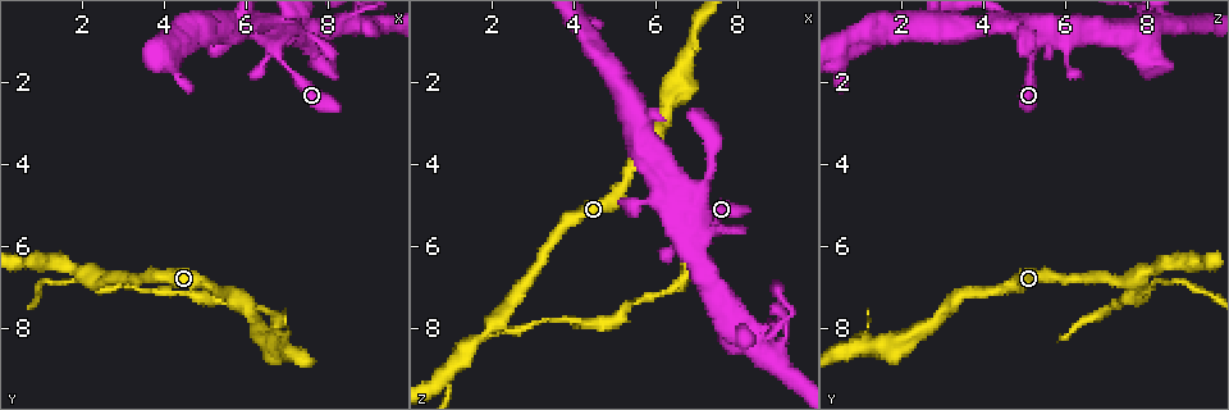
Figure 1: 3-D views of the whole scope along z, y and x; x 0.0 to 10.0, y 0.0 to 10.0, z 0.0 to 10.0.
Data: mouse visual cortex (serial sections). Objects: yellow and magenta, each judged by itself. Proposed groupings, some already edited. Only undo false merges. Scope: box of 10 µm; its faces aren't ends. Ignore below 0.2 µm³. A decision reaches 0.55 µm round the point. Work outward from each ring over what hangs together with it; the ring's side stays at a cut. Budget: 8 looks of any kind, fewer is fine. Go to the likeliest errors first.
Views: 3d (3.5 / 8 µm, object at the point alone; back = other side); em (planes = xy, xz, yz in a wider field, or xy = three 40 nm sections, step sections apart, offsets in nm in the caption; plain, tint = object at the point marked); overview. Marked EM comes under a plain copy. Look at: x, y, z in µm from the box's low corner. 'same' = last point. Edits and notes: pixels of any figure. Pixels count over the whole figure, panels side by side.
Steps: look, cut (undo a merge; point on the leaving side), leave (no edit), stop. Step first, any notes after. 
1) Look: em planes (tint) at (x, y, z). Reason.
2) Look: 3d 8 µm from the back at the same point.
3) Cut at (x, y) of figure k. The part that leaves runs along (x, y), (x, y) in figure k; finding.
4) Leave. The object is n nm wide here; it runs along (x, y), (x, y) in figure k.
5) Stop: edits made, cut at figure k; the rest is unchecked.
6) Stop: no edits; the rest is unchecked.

Look: 3d 3.5 µm from the back at (2.20, 6.80, 7.85). Calibre changes.

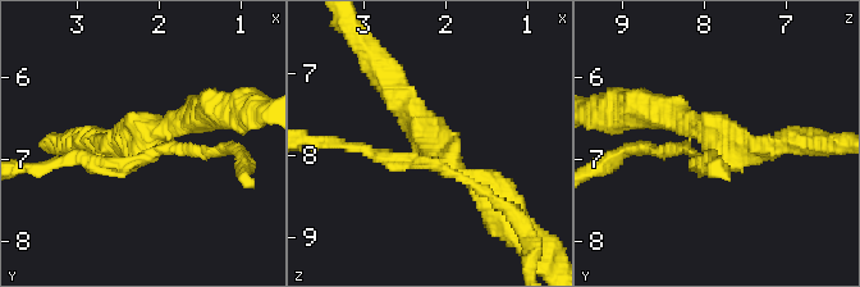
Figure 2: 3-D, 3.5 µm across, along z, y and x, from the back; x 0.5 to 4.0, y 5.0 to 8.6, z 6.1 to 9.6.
Look: em planes (tint) at (2.20, 6.85, 7.85). 4 arms meet here; the arms are 150, 200, 200, 300 nm wide; need the tissue.

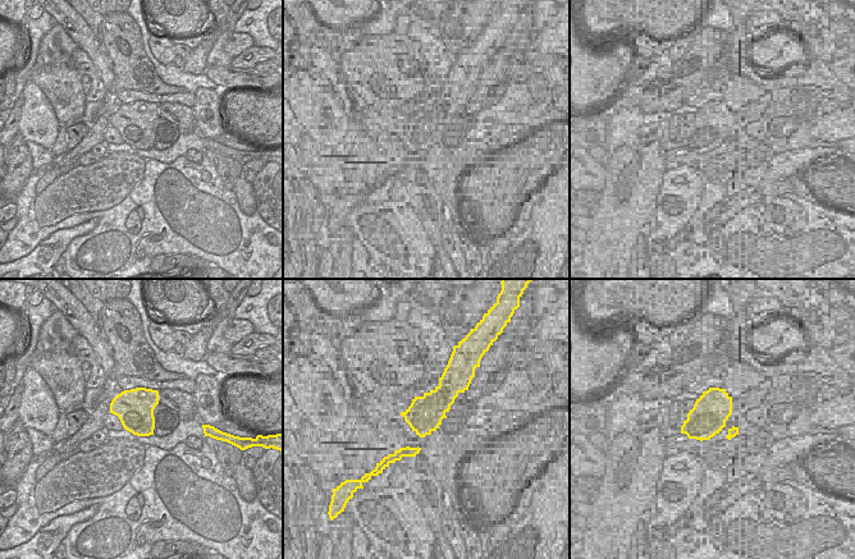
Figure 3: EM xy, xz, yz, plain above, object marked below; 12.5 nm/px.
Look: em xy step 2 (tint) at the same point.

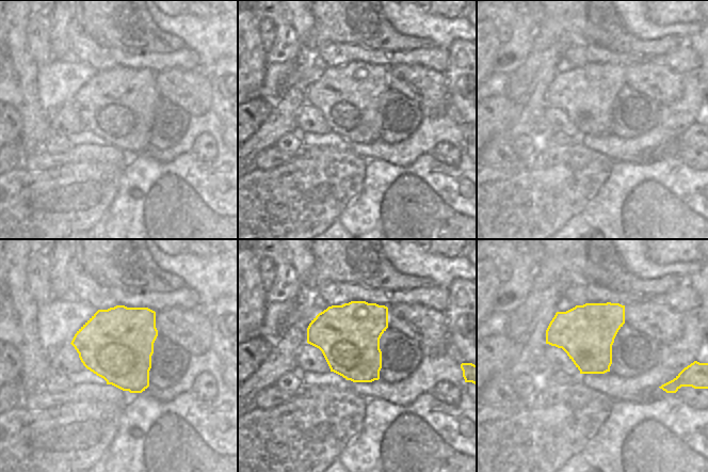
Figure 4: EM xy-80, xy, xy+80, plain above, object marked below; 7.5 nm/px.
Cut at (390, 163) of figure 2. The part that leaves runs along (426, 160), (388, 160), (321, 141) in figure 2; a second cell is stuck on.

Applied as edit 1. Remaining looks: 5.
Look: overview. Redraw.

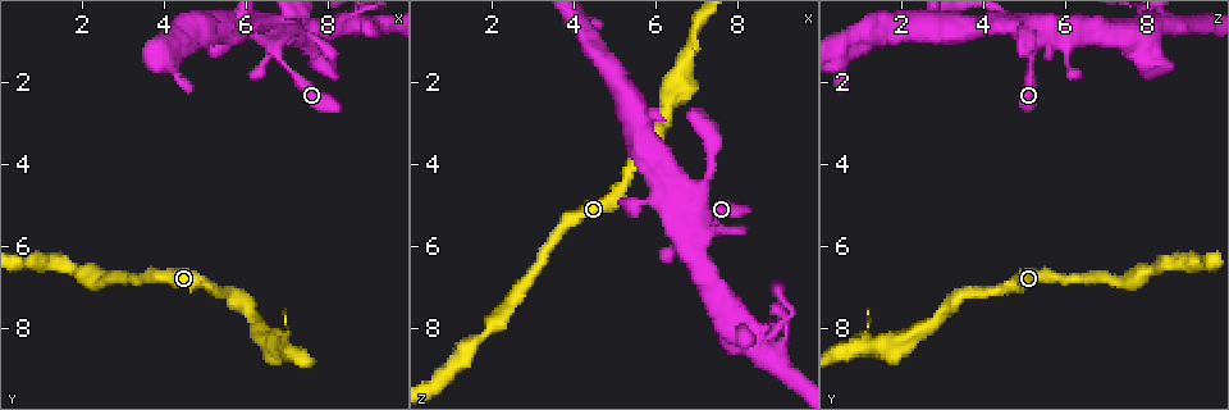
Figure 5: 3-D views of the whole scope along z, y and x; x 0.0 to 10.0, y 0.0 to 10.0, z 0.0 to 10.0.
Look: 3d 3.5 µm at (6.70, 0.80, 5.30). Calibre changes.

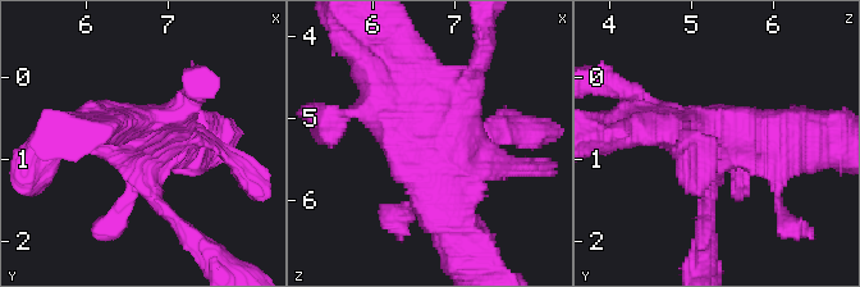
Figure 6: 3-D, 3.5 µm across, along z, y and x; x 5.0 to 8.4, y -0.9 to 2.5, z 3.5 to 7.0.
Leave. It runs along (174, 221), (111, 123) in figure 6; all the same cell.

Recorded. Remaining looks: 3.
Look: em xy step 3 (tint) at (7.80, 0.80, 7.75). Arms part here.

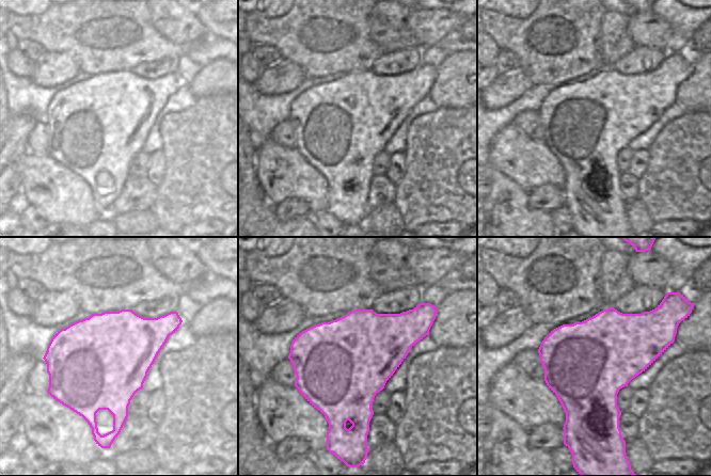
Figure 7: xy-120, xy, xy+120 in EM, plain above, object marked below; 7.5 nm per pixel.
Look: 3d 3.5 µm at the same point. See where the arms go.

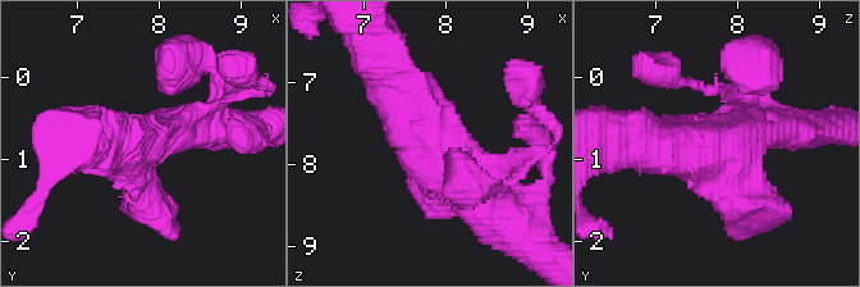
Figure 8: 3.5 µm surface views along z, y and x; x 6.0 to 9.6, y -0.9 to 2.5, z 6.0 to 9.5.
Leave. The object is 700 nm wide here; it runs along (387, 73), (421, 142), (493, 197) in figure 8; all the same cell.

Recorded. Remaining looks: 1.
Stop: edits made, cut at figure 2; the rest is unchecked.

